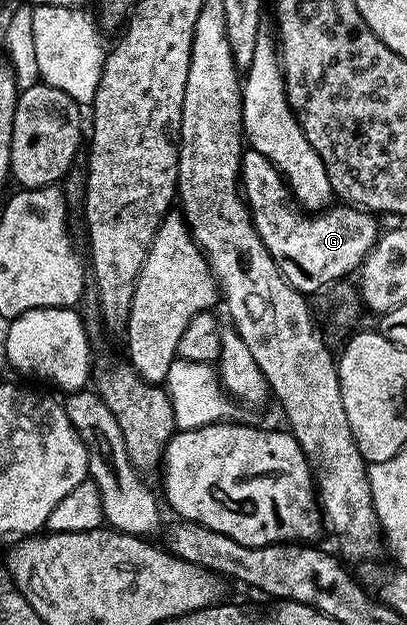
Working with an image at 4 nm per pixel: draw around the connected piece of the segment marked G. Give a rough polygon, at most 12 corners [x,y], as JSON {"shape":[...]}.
{"shape":[[251,148],[239,185],[259,240],[303,295],[345,280],[378,240],[370,211],[302,212]]}

